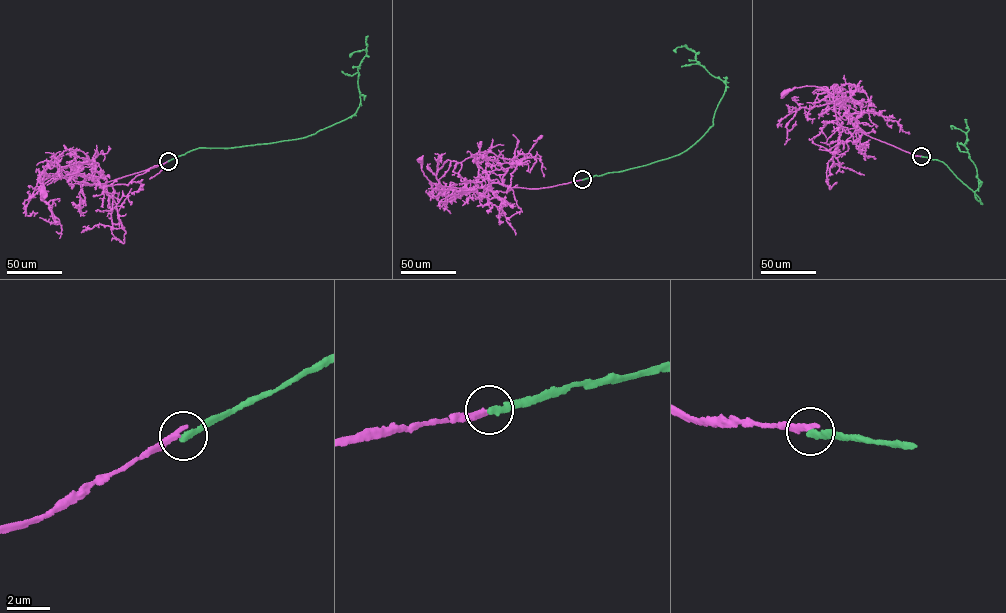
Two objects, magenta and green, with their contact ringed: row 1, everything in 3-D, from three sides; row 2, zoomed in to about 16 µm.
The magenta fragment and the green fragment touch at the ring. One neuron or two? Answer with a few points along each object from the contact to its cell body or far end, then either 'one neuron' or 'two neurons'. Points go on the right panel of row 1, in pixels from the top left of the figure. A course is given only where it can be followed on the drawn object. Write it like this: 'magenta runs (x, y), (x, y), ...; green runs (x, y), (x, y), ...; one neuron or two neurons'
magenta runs (921, 156), (855, 128), (849, 117), (852, 113), (821, 87), (806, 86), (785, 93); green runs (921, 156), (946, 164), (982, 204), (975, 196), (981, 182), (964, 145), (966, 134), (952, 125), (951, 129); two neurons

